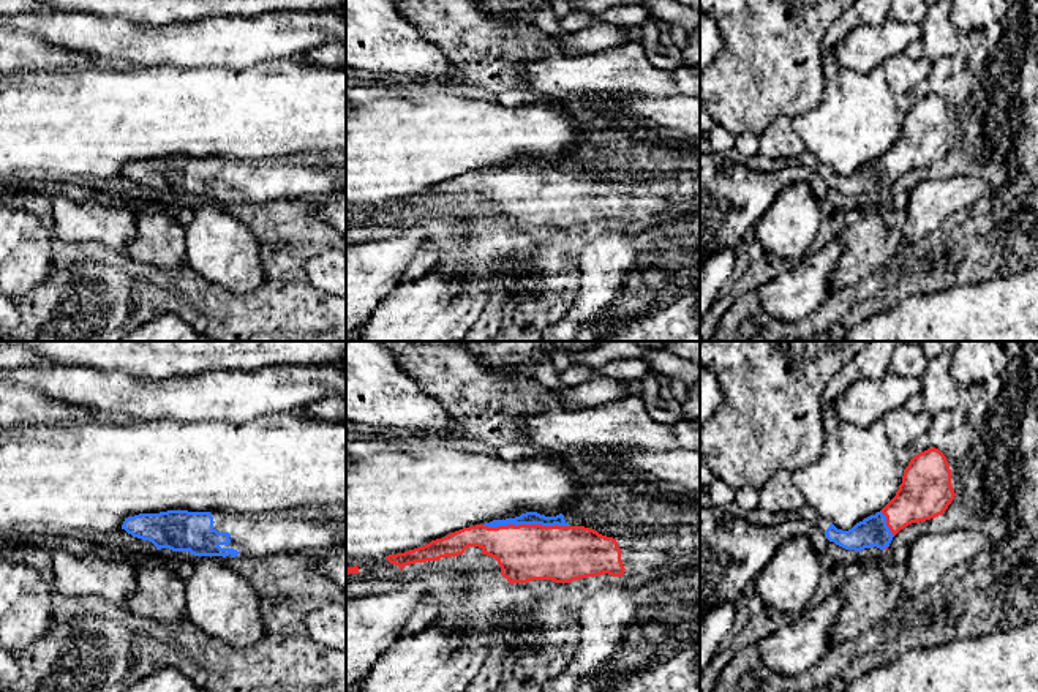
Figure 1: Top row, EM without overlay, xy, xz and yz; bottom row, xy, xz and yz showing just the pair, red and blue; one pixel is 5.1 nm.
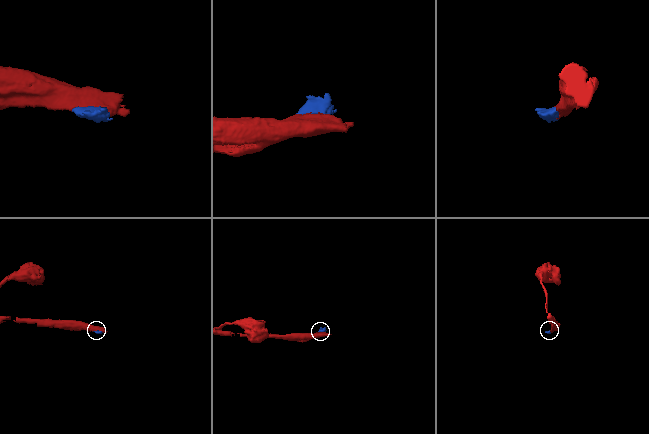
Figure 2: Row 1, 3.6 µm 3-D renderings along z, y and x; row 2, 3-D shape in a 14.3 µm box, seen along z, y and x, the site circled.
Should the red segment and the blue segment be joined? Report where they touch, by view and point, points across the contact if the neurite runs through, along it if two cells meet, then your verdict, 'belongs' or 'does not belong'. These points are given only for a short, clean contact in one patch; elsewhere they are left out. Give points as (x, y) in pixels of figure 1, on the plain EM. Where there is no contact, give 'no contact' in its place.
contact xz (526, 171); belongs

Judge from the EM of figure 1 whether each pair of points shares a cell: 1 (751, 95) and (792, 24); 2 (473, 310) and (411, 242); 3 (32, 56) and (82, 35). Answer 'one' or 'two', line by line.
1: one
2: two
3: two

